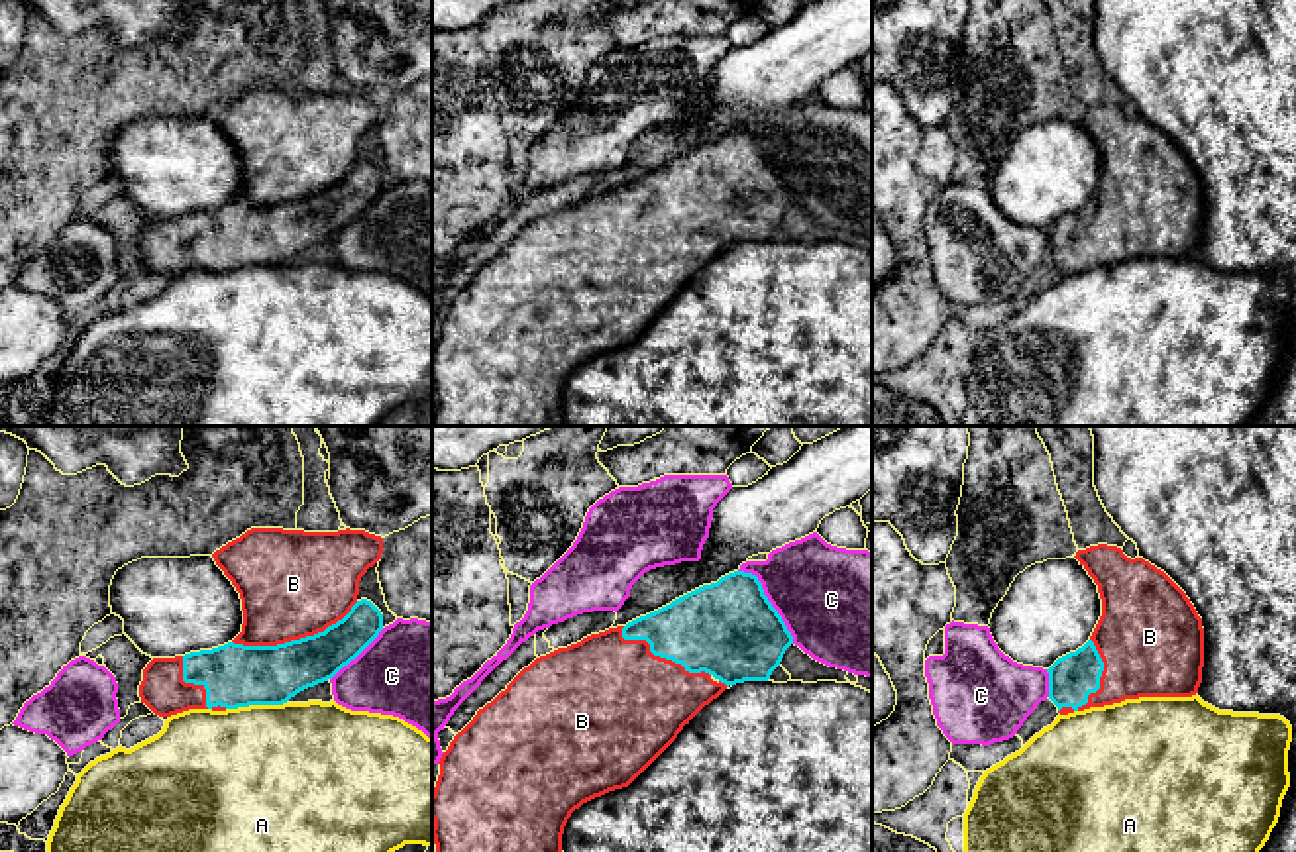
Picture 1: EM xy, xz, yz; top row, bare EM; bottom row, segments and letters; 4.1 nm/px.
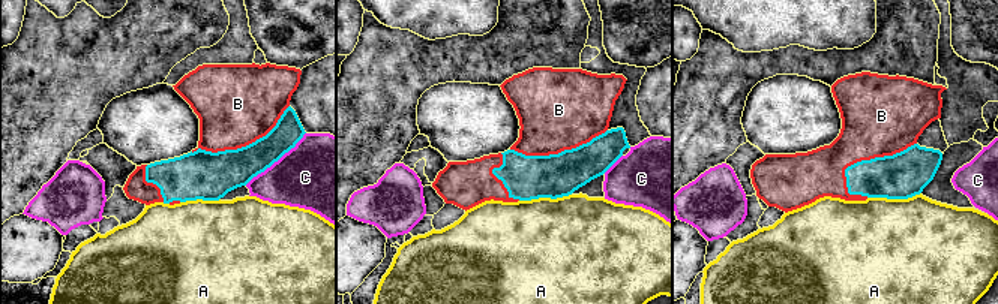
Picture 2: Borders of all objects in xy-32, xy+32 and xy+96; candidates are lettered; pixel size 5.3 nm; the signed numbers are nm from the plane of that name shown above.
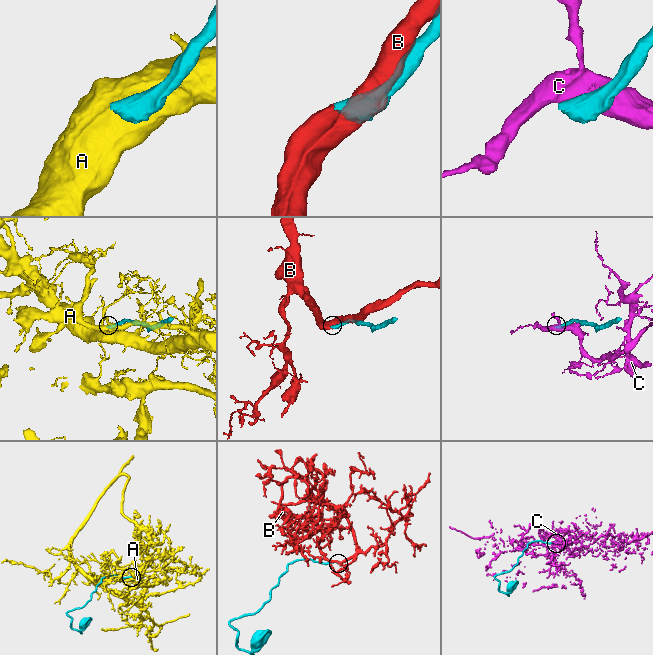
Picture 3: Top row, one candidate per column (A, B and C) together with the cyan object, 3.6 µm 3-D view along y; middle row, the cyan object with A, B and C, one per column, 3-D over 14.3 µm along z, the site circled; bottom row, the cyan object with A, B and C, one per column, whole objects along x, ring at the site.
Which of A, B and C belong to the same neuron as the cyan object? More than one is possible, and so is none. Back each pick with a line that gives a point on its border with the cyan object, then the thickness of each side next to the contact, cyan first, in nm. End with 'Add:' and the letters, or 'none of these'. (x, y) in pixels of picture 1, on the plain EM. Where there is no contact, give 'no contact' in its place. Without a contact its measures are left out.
B: contact xy (295, 201); calibres 240 and 440 nm
Add: B

